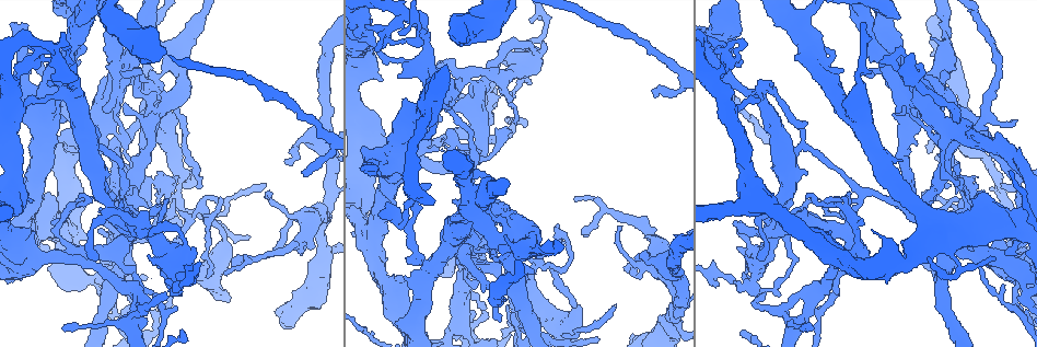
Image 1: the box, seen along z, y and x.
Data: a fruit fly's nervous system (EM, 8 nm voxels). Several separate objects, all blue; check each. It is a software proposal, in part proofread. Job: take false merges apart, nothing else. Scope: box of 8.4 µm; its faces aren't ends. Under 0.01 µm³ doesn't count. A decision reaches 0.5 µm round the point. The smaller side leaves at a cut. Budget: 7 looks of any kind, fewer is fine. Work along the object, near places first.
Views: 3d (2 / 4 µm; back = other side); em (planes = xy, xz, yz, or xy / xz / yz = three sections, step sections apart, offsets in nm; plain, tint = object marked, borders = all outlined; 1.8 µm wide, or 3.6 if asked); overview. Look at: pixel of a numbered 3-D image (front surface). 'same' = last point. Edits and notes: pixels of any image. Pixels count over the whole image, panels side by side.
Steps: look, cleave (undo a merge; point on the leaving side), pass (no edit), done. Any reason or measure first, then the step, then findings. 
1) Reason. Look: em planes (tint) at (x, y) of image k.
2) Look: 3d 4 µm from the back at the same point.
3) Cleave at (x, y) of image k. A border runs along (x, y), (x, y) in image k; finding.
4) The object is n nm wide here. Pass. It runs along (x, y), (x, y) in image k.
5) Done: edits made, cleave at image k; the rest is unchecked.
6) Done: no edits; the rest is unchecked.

Sharp bend. Look: em yz step 4 (tint) at (968, 252) of image 1.

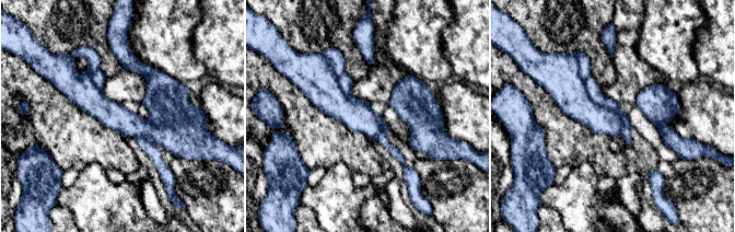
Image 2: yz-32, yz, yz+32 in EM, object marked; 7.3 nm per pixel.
Pass. It runs along (118, 48), (156, 82), (161, 166) in image 2; continuous, no second neuron.

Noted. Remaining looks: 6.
Abrupt turn. Look: 3d 4 µm at (185, 210) of image 1.

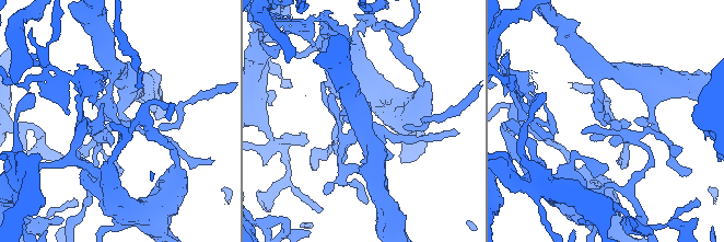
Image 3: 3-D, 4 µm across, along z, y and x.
Now the EM. Look: em planes (borders) at (607, 122) of image 3.

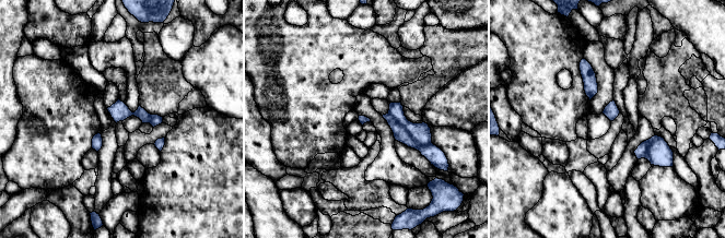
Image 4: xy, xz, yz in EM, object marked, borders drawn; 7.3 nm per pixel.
Pass. It runs along (110, 109), (160, 119) in image 4; continuous, no second neuron.

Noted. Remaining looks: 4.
Sharp bend. Look: em 3.6 µm planes (tint) at (461, 218) of image 1.

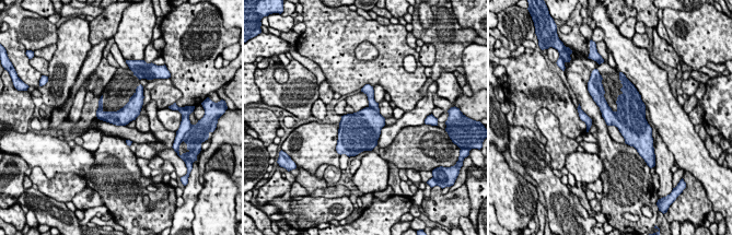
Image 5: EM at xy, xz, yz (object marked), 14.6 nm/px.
Pass. It runs along (140, 92), (122, 116), (100, 116) in image 5; continuous, no second neuron.

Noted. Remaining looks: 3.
Done: no edits; the rest is unchecked.

